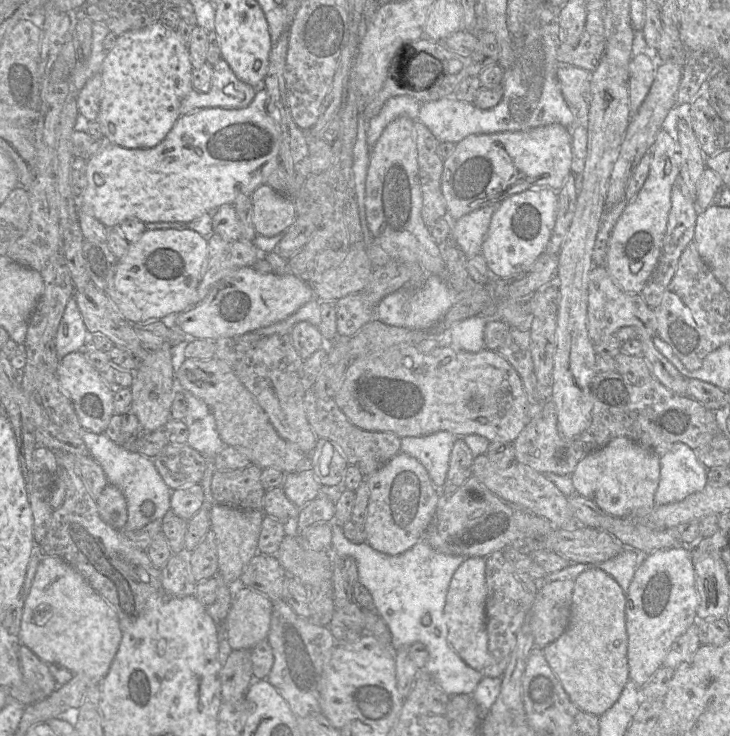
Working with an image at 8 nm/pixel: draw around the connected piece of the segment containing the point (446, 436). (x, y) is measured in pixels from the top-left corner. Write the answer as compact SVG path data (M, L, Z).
M448 431L427 436L401 438L400 452L417 459L427 470L437 489L445 483L450 455L458 437Z

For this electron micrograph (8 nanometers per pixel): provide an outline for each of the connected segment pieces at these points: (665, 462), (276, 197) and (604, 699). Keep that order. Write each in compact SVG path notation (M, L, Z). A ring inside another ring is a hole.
M677 442L660 457L660 479L654 495L655 505L679 502L687 496L701 491L707 484L706 467L699 461L696 451L688 445Z
M267 184L260 185L251 198L257 235L273 237L286 232L297 218L293 198L275 191Z
M598 568L583 571L575 579L568 628L558 639L542 649L572 703L582 711L598 717L613 706L629 680L625 603L625 594L612 576Z

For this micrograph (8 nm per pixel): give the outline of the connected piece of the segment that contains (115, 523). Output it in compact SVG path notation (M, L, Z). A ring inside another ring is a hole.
M108 483L96 500L101 519L116 530L125 526L128 510L125 497L119 488Z

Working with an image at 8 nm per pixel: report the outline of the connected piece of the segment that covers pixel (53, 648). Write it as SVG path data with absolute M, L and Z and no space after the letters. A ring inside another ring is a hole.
M57 556L40 560L24 604L19 632L22 645L28 647L46 664L58 664L74 675L86 676L91 682L100 684L110 669L121 639L122 631L115 609L75 568Z

